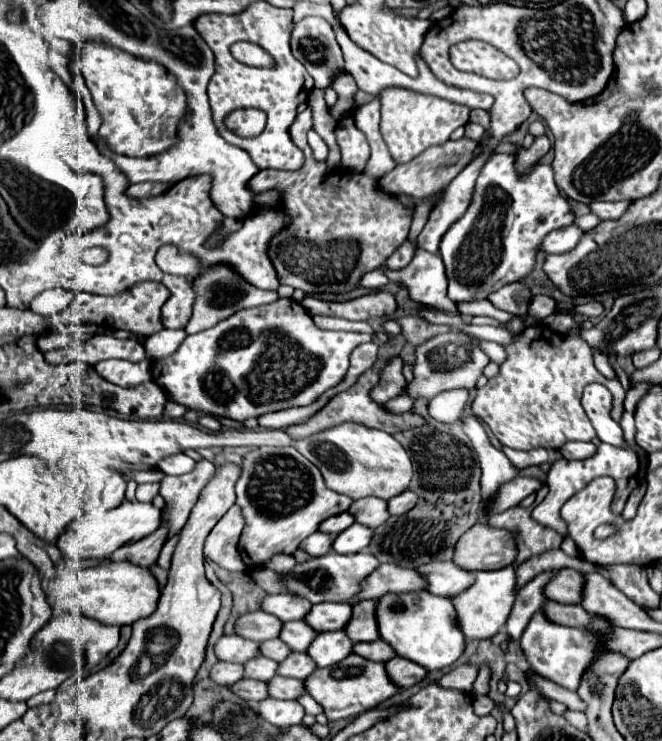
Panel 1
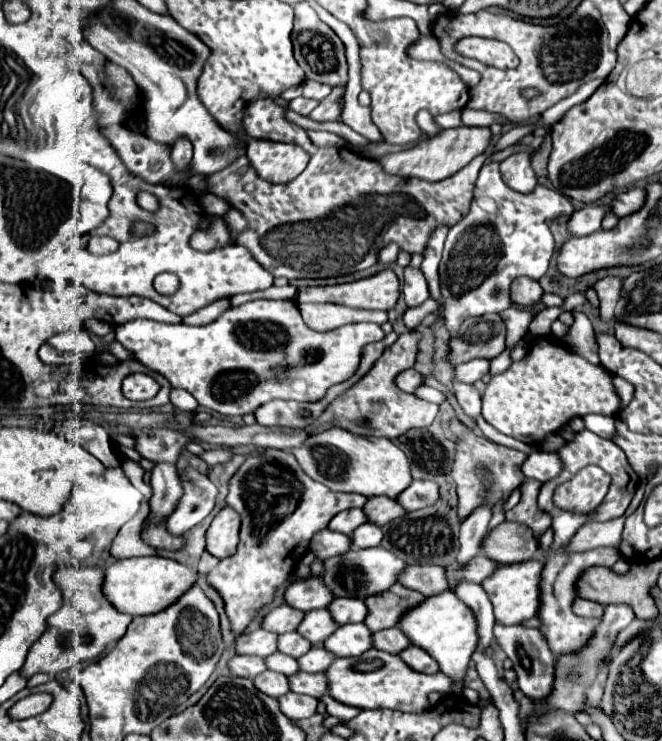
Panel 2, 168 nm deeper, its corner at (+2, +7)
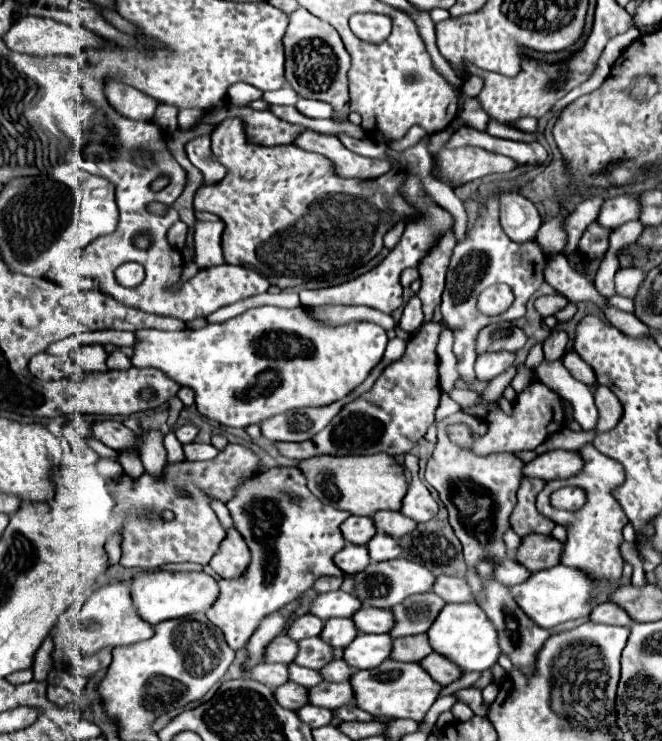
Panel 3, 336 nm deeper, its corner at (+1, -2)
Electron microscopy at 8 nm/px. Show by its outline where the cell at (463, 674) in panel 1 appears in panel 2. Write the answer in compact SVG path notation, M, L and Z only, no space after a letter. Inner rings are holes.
M367 649L359 657L349 659L335 659L331 667L325 671L327 675L327 693L351 707L364 709L397 709L405 713L423 713L429 709L427 695L433 691L439 693L451 693L455 681L441 671L435 675L425 675L409 669L397 655L379 651L379 649Z

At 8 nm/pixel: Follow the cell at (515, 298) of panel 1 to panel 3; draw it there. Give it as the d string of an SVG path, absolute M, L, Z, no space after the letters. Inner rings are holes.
M550 294L550 296L540 296L534 306L542 316L554 316L558 310L562 310L568 304L568 300L560 294Z

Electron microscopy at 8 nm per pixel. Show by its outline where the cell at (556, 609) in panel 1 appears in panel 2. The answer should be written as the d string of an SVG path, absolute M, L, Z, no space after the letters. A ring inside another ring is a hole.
M575 599L571 607L579 617L601 617L603 615L603 605L587 601L587 599Z

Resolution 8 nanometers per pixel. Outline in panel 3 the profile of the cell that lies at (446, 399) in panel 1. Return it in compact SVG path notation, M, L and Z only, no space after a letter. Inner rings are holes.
M482 352L476 360L476 378L478 380L492 380L506 368L510 368L516 360L514 352Z

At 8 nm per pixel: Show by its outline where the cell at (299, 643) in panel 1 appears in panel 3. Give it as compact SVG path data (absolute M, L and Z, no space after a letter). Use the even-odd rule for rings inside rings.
M336 618L336 620L326 620L320 636L332 648L346 648L358 634L360 634L360 630L354 626L354 622L350 618Z

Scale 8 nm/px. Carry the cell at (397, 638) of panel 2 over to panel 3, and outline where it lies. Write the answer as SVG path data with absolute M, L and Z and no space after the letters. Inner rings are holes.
M426 634L402 636L402 638L394 640L394 650L392 650L390 658L398 660L398 662L420 662L432 652L434 650L432 650Z

